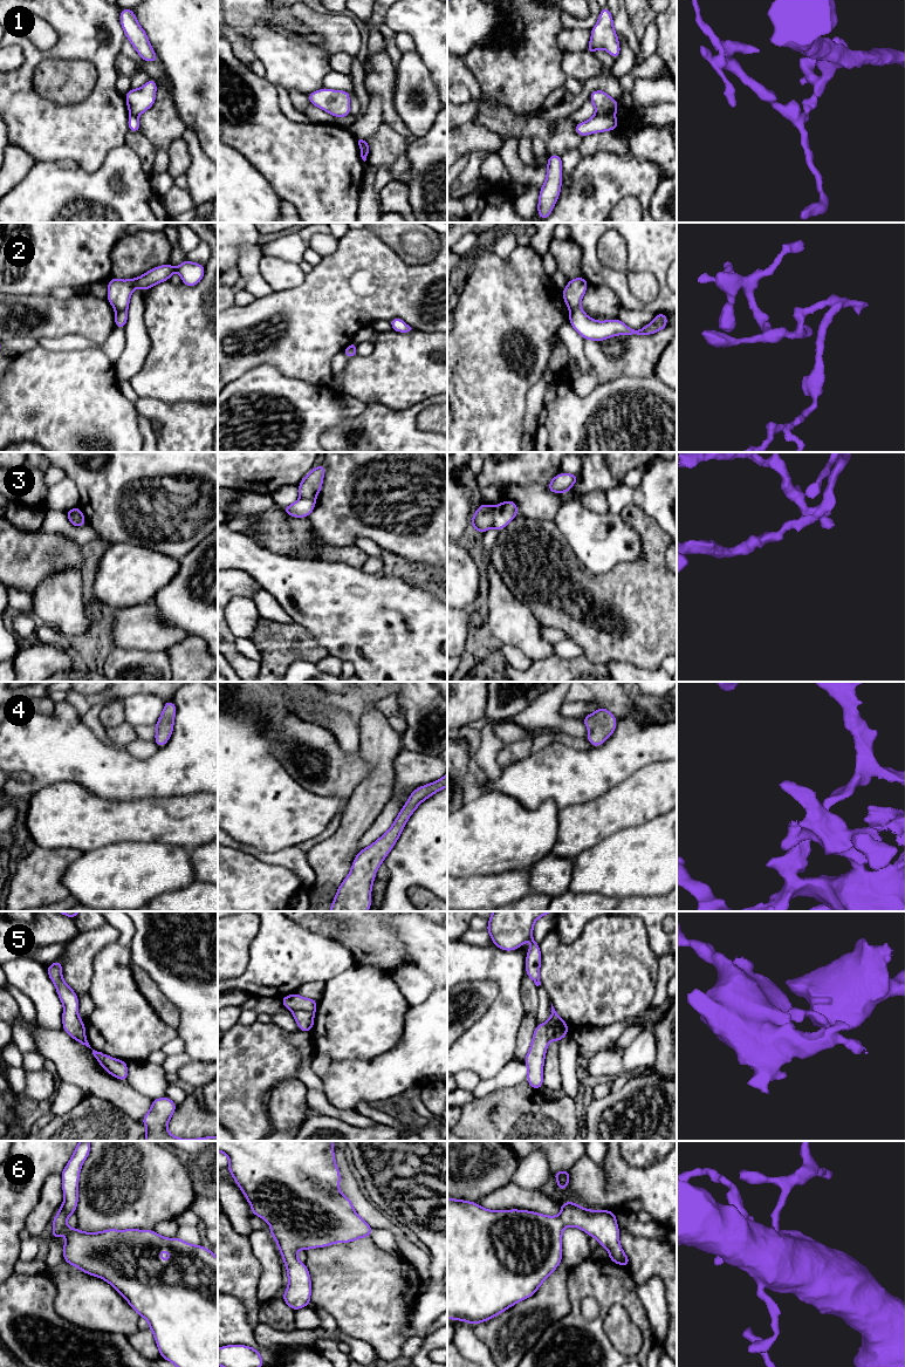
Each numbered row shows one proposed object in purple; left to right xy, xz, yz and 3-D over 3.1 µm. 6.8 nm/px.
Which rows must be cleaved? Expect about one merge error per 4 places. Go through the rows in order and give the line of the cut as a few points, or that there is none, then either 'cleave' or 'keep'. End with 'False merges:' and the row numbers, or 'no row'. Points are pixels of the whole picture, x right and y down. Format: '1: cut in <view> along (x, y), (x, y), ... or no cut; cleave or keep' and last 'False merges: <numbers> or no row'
1: cut in yz along (596, 114), (614, 116); cleave
2: cut in xy along (127, 309), (116, 311); cleave
3: cut in yz along (492, 507), (494, 526); cleave
4: no cut; keep
5: cut in xz along (293, 1010), (314, 1012); cleave
6: no cut; keep
False merges: 1, 2, 3, 5

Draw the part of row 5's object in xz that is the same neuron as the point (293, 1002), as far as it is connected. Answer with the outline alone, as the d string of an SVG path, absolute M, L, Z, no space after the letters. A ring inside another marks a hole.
M296 992L289 996L282 997L280 999L281 999L281 1004L290 1011L304 1010L308 1012L315 1012L318 1005L317 1000L301 997Z

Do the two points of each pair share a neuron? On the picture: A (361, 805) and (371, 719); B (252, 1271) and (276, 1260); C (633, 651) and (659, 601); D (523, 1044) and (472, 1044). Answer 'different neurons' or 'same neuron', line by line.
A: same neuron
B: different neurons
C: same neuron
D: different neurons

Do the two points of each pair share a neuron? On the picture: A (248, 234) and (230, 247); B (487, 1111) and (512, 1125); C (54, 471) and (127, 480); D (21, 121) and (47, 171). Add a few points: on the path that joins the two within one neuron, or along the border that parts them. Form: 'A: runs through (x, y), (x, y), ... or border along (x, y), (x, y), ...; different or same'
A: runs through (244, 234), (234, 243); same
B: runs through (493, 1116), (501, 1125), (506, 1125); same
C: border along (52, 464), (60, 467), (67, 477); different
D: border along (68, 158), (35, 162); different

